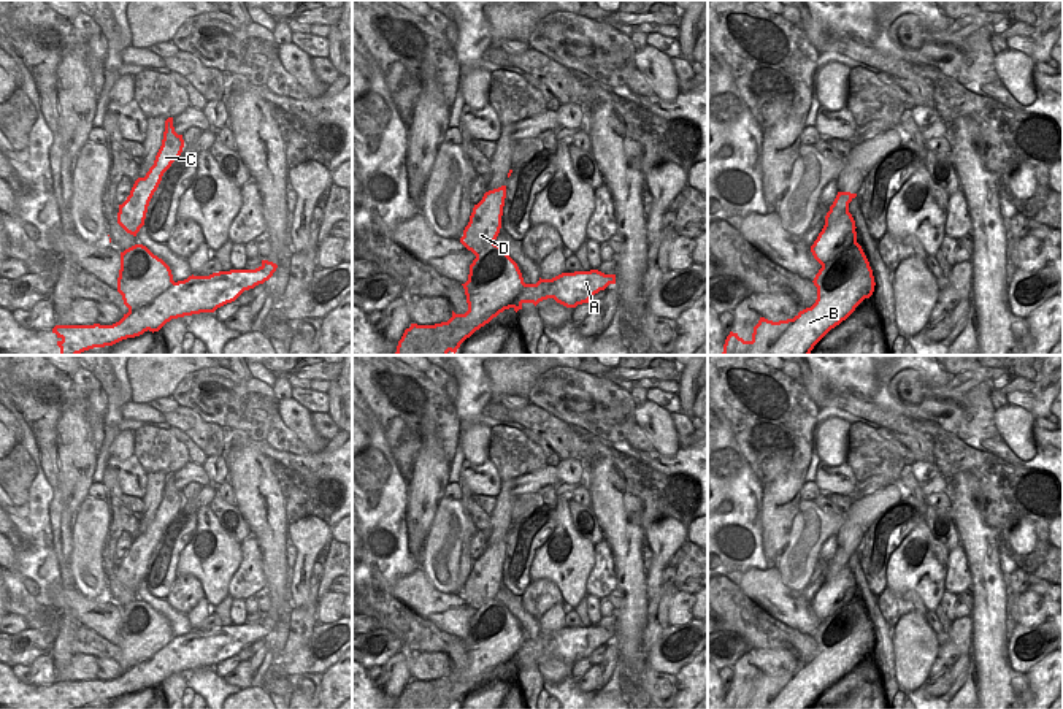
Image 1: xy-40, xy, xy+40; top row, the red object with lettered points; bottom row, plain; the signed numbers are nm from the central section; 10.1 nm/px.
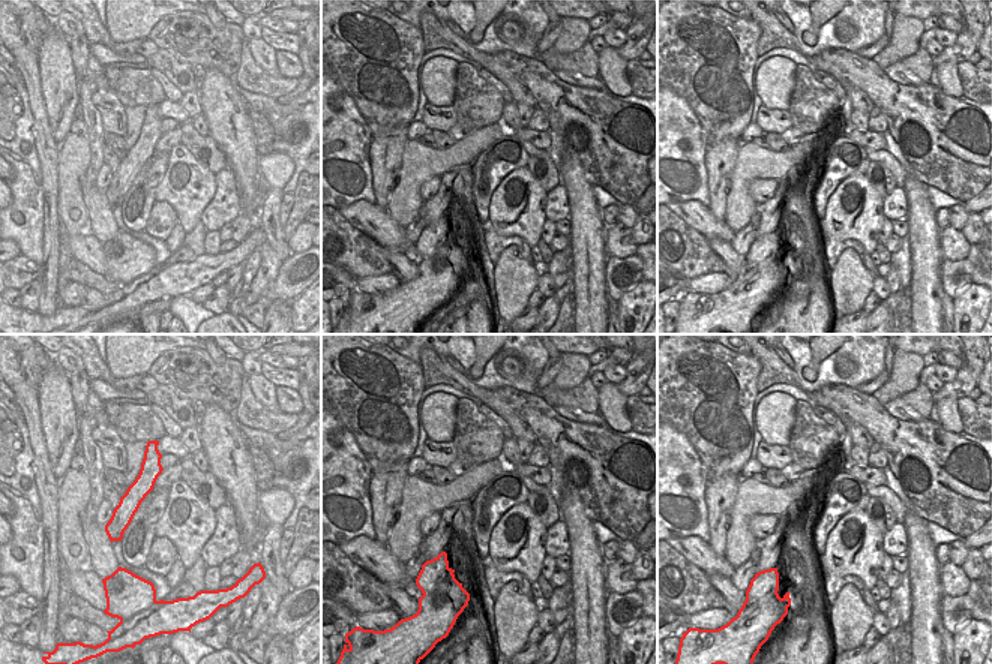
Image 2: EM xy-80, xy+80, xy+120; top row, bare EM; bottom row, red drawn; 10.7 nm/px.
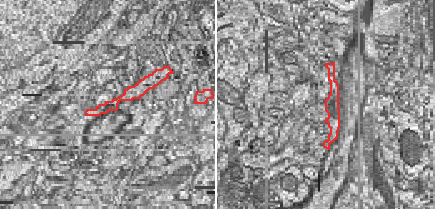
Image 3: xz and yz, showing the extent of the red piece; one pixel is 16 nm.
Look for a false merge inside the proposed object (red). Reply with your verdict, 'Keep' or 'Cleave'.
Cleave.

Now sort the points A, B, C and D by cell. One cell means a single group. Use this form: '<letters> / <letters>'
A B / C D

